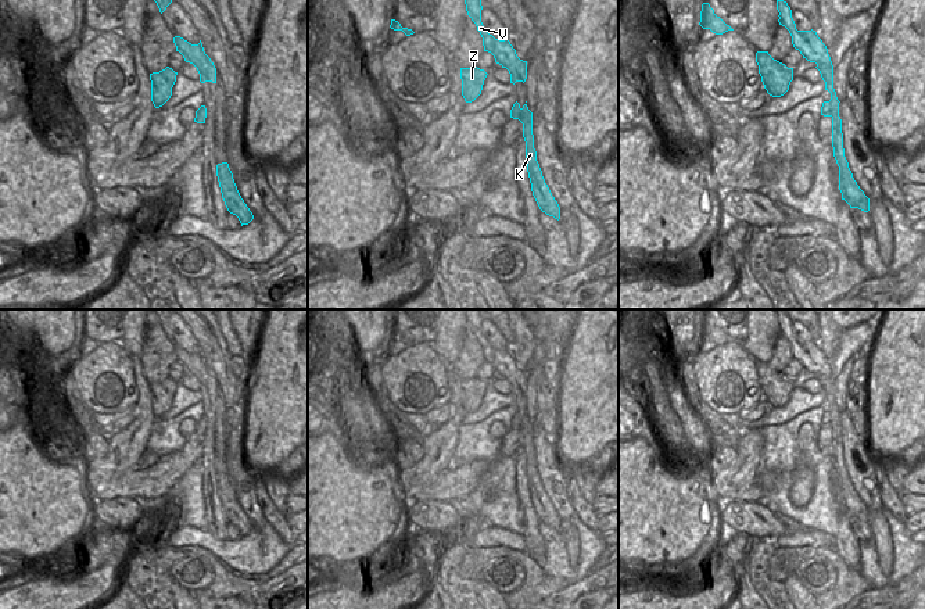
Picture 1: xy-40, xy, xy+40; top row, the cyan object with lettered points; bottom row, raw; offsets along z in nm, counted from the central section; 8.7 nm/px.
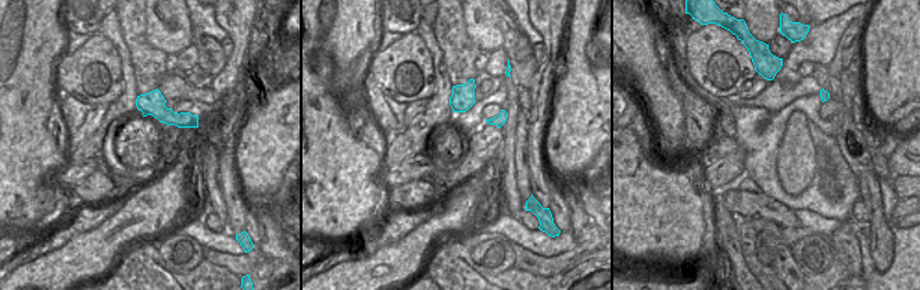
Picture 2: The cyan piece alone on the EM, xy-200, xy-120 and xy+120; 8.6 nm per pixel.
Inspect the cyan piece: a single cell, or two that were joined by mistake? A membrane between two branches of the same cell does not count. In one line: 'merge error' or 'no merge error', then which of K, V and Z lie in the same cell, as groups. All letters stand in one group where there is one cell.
merge error; groups K Z / V

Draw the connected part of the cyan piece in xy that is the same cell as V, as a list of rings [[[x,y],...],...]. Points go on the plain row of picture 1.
[[[465,309],[465,315],[467,326],[472,329],[472,332],[480,341],[484,341],[485,338],[481,333],[481,320],[483,320],[481,311],[483,309]]]

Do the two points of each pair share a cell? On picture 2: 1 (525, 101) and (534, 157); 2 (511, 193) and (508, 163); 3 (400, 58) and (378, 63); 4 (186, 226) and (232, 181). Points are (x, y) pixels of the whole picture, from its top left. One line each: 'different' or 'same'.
1: different
2: same
3: same
4: different

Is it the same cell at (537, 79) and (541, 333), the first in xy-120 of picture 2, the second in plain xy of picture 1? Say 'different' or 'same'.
different

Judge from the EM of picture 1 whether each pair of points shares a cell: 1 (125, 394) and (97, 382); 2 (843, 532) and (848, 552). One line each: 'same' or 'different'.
1: same
2: same

